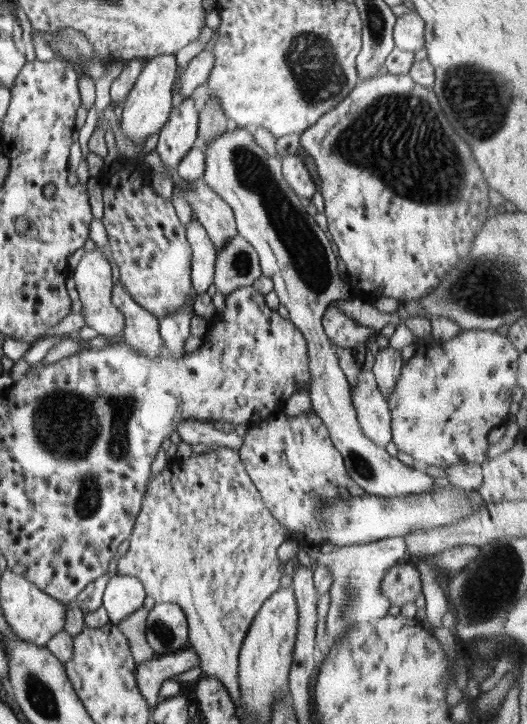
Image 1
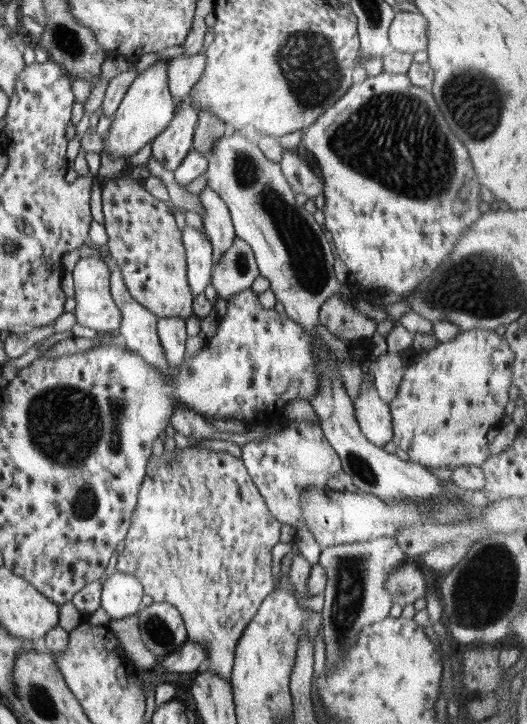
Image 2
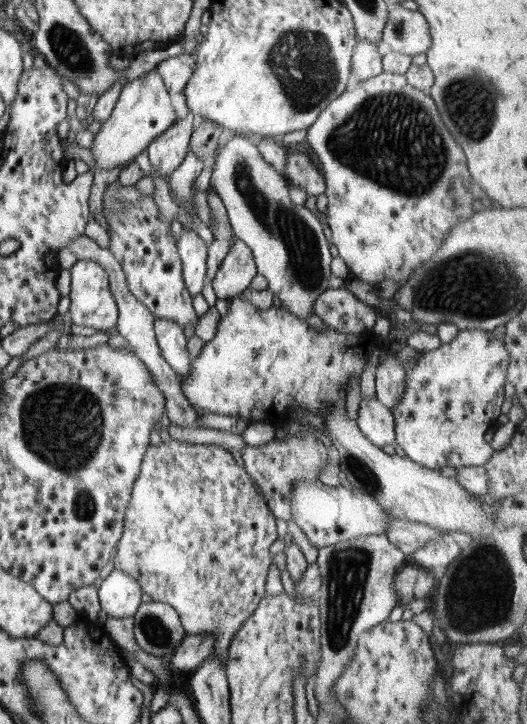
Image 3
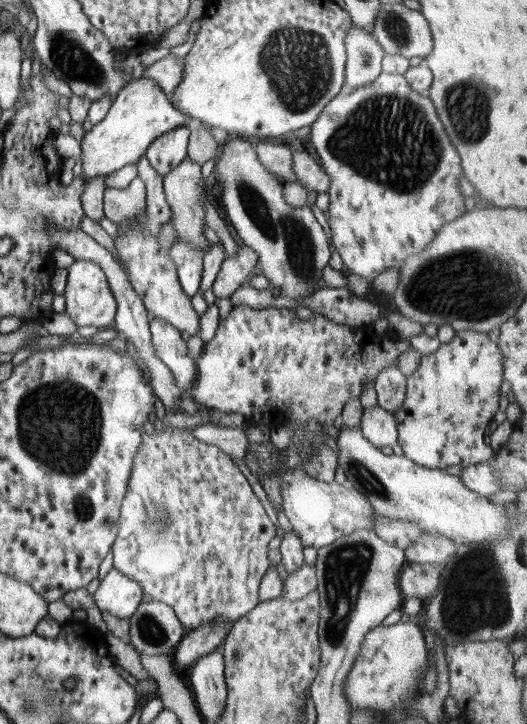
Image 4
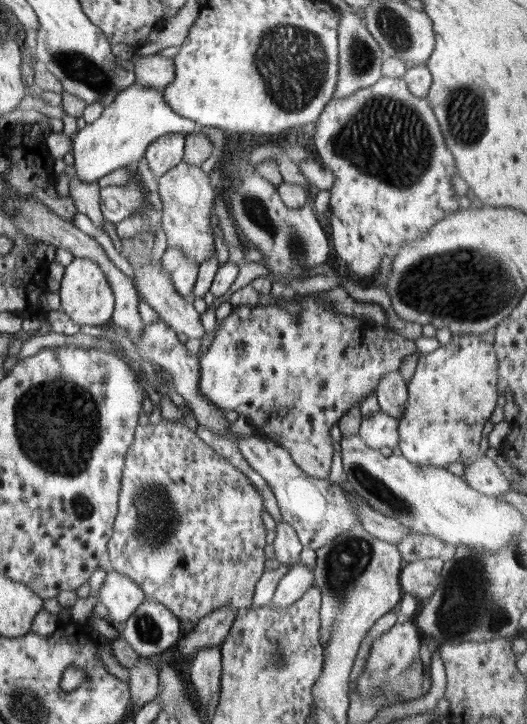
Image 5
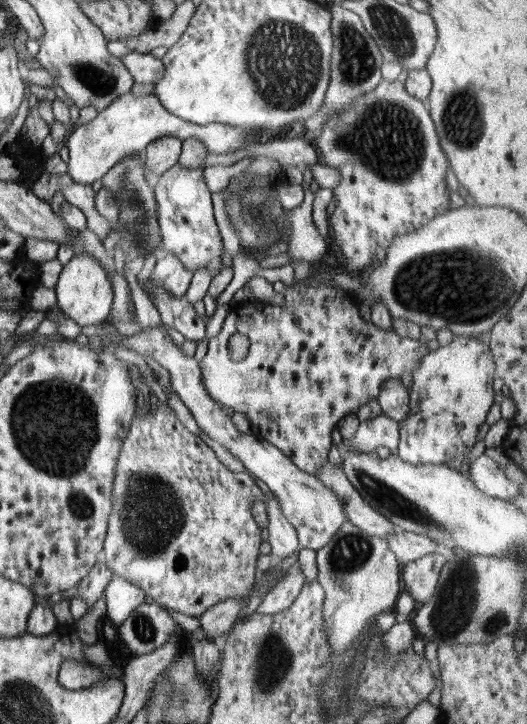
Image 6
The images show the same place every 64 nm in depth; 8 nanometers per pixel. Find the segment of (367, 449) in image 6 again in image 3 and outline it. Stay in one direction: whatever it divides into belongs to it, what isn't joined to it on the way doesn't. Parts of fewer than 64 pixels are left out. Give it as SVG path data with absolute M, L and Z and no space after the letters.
M364 398L359 404L357 426L364 437L378 448L395 443L395 418L377 398Z

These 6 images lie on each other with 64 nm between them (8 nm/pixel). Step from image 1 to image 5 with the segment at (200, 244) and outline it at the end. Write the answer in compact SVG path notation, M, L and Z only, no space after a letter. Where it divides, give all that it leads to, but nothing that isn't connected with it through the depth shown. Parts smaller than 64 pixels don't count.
M167 248L161 260L162 268L166 272L170 272L172 286L176 286L176 292L189 298L195 287L194 283L198 277L200 263L188 260L180 248Z

